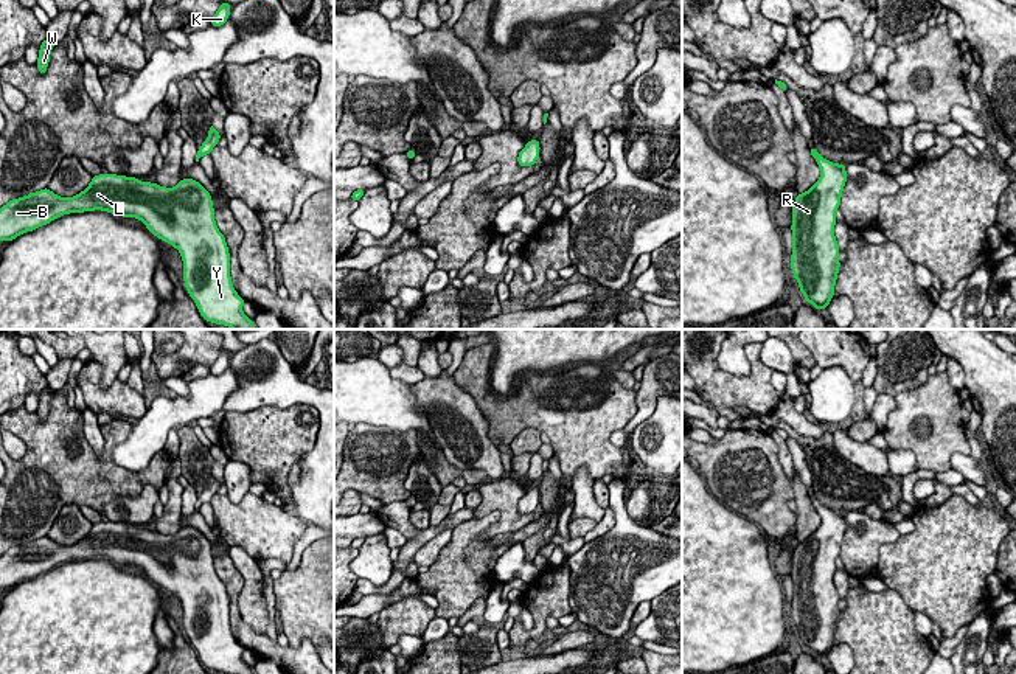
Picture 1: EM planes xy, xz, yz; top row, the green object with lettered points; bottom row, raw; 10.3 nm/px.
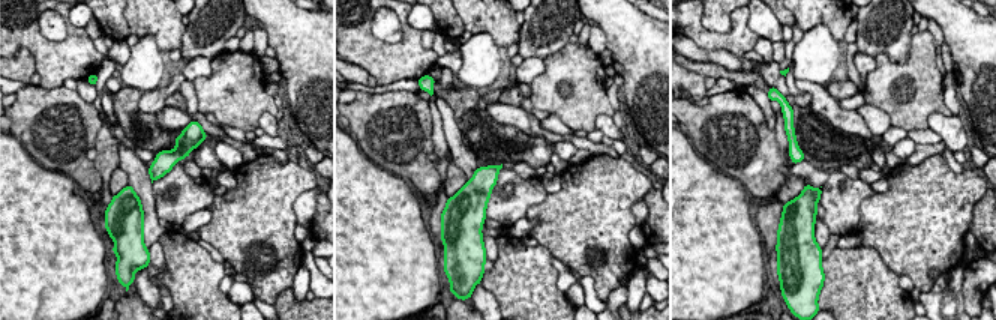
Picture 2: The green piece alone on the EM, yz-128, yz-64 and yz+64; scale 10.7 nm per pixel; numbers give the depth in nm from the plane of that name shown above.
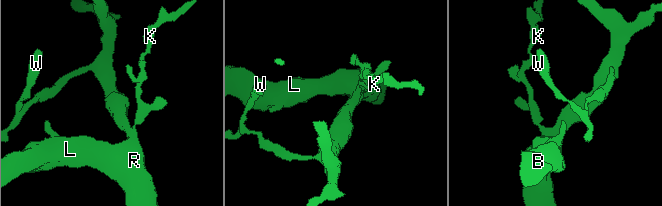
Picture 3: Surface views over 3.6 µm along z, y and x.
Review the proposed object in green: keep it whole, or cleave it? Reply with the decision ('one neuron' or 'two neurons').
one neuron

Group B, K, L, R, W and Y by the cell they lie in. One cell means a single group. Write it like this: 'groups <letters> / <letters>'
groups B K L R W Y

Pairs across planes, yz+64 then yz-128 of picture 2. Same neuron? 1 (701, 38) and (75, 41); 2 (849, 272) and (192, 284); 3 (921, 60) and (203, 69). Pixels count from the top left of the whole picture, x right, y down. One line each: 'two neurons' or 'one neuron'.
1: one neuron
2: one neuron
3: two neurons

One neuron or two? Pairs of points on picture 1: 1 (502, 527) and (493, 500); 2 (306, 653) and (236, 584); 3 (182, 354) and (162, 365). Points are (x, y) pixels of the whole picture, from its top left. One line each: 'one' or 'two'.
1: one
2: one
3: one

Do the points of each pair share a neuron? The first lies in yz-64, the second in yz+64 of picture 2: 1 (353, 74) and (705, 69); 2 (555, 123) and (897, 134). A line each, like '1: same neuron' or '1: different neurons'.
1: different neurons
2: different neurons

